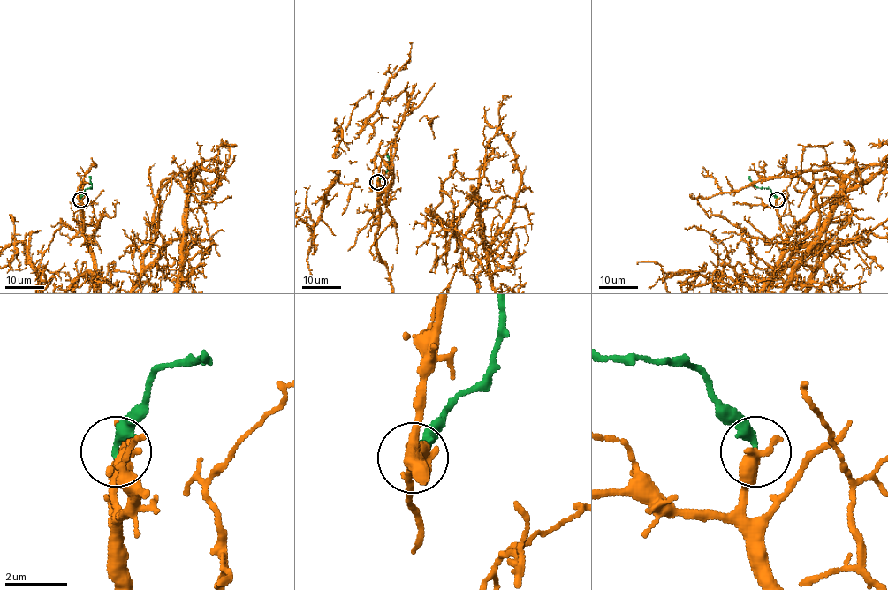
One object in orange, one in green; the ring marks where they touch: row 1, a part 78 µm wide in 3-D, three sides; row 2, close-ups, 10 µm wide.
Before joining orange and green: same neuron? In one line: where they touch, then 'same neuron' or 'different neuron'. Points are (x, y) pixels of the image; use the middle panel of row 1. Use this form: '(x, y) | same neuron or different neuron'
(377, 182) | same neuron

